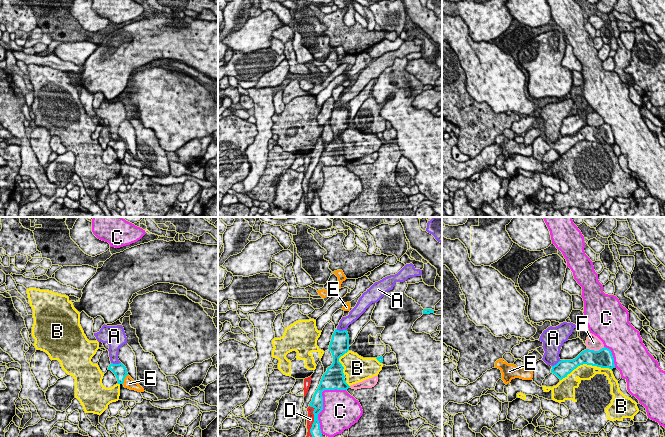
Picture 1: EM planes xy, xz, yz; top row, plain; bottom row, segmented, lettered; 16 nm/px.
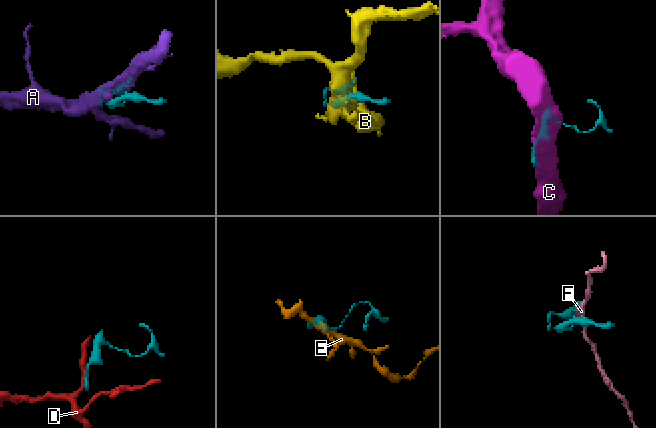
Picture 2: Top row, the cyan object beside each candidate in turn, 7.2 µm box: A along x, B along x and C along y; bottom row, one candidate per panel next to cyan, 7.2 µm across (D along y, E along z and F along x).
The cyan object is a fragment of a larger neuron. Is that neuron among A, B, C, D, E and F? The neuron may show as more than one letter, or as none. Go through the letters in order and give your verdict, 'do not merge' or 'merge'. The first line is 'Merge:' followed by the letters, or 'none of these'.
Merge: none of these
A: do not merge
B: do not merge
C: do not merge
D: do not merge
E: do not merge
F: do not merge

